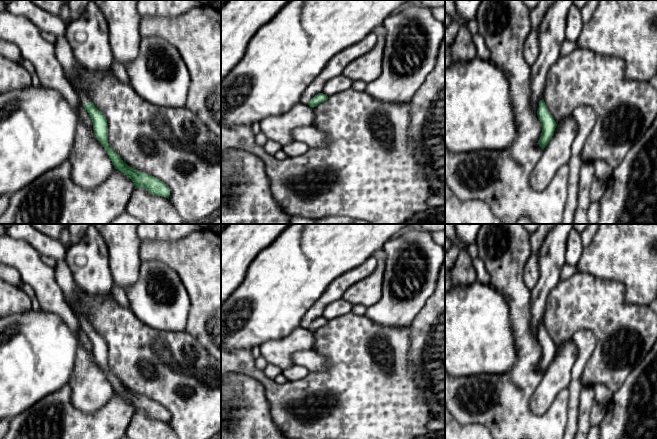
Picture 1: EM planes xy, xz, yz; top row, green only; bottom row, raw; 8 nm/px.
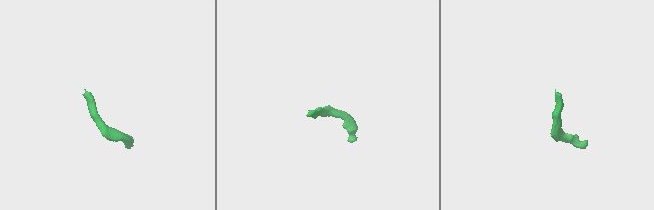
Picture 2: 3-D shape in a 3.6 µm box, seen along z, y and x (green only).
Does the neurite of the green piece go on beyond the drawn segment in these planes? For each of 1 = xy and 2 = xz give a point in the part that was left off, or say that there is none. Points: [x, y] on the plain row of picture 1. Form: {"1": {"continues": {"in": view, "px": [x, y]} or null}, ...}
{"1": {"continues": {"in": "xy", "px": [84, 322]}}, "2": {"continues": null}}

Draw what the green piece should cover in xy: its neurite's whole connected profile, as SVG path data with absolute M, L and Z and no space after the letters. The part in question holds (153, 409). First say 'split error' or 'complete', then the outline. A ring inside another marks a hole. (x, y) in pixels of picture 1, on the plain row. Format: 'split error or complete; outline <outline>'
split error; outline M74 309L73 311L79 318L81 328L92 343L93 354L97 364L107 375L114 391L133 405L135 413L138 411L144 411L149 417L153 419L168 422L170 419L170 413L163 405L150 398L138 395L128 390L120 382L119 378L110 372L108 367L108 349L105 340L94 330L94 327L90 324L87 317L77 313Z

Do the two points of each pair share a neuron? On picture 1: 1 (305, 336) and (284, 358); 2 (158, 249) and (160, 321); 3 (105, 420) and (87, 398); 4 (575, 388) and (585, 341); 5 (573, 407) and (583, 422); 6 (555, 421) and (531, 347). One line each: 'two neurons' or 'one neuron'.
1: one neuron
2: two neurons
3: two neurons
4: one neuron
5: two neurons
6: one neuron

